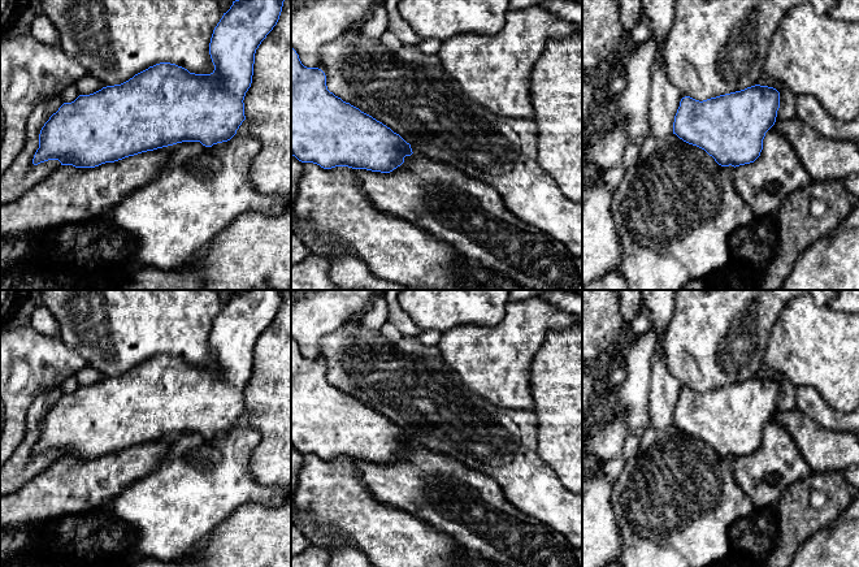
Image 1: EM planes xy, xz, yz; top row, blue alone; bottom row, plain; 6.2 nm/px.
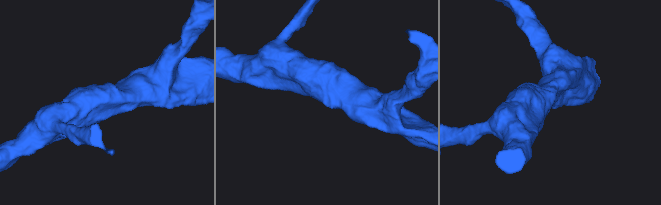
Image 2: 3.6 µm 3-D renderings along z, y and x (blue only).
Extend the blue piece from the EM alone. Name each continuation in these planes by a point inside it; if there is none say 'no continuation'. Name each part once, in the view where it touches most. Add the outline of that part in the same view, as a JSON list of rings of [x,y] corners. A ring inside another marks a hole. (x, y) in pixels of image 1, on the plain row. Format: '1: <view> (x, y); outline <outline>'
no continuation

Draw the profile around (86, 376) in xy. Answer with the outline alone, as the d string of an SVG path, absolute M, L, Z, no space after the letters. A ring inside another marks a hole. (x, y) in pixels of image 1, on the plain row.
M90 365L81 368L74 376L79 386L90 386L104 378L103 375L97 369Z

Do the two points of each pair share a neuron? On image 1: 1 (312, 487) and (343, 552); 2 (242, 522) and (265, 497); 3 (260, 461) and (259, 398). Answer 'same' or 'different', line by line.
1: different
2: different
3: same

